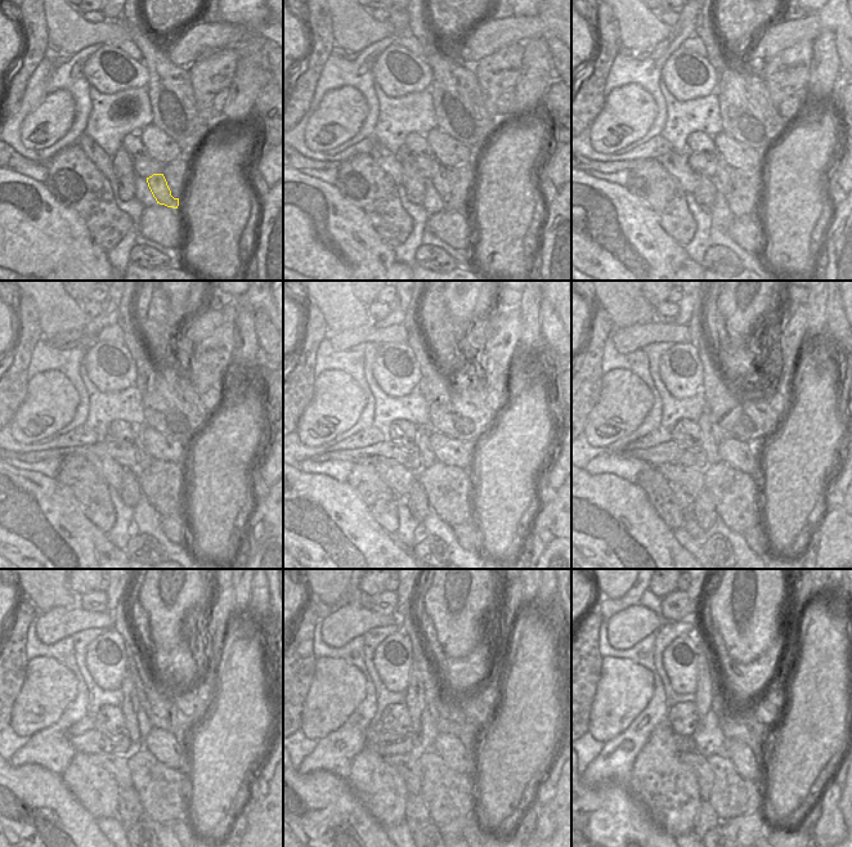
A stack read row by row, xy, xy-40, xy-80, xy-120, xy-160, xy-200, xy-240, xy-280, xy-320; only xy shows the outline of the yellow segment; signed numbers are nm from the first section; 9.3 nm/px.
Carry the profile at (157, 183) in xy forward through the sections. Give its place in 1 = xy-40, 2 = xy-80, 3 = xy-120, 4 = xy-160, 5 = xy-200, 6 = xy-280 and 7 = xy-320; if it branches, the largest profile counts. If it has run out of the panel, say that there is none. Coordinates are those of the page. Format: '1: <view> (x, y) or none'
1: xy-40 (440, 182)
2: xy-80 (722, 180)
3: xy-120 (143, 458)
4: xy-160 (422, 440)
5: xy-200 (704, 421)
6: xy-280 (415, 694)
7: xy-320 (703, 697)

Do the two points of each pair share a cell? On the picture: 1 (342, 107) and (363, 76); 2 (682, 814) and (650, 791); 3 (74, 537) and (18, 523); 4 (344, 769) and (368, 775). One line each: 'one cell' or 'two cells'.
1: two cells
2: one cell
3: one cell
4: two cells

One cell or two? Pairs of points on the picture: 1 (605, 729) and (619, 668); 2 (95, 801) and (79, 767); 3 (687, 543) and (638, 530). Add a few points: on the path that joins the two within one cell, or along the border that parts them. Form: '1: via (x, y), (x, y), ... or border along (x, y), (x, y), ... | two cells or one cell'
1: via (611, 713), (619, 699), (619, 684) | one cell
2: via (95, 793), (95, 789), (81, 775) | one cell
3: border along (672, 530), (676, 539), (693, 555) | two cells

